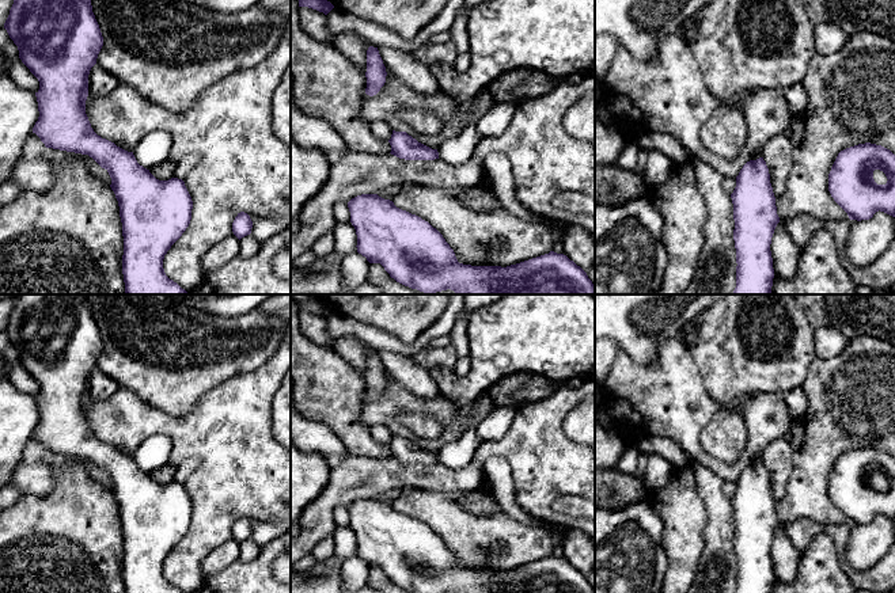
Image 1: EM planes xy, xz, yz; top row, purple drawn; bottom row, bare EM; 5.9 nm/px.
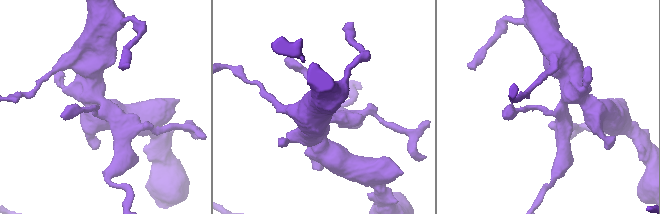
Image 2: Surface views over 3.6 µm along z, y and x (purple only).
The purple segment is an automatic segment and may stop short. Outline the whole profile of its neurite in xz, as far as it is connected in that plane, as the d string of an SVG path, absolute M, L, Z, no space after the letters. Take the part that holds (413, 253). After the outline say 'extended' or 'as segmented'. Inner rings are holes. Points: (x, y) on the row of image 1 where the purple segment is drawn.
M361 194L348 202L357 235L357 252L380 263L397 282L424 293L451 289L456 294L595 294L587 273L564 254L549 254L511 265L459 263L443 235L421 217L402 210L378 194Z | as segmented

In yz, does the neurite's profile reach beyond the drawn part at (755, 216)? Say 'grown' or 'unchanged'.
unchanged

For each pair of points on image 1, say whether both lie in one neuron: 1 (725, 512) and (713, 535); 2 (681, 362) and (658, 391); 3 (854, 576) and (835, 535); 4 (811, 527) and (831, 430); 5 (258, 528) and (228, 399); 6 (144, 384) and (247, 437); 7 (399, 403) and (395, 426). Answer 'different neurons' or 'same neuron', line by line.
1: same neuron
2: same neuron
3: same neuron
4: different neurons
5: different neurons
6: different neurons
7: same neuron

